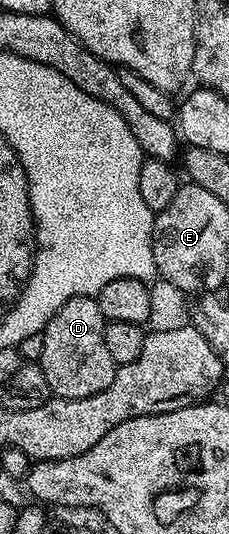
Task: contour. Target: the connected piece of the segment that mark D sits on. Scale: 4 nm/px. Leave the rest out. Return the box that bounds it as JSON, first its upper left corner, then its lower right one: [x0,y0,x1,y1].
[38,296,116,398]

